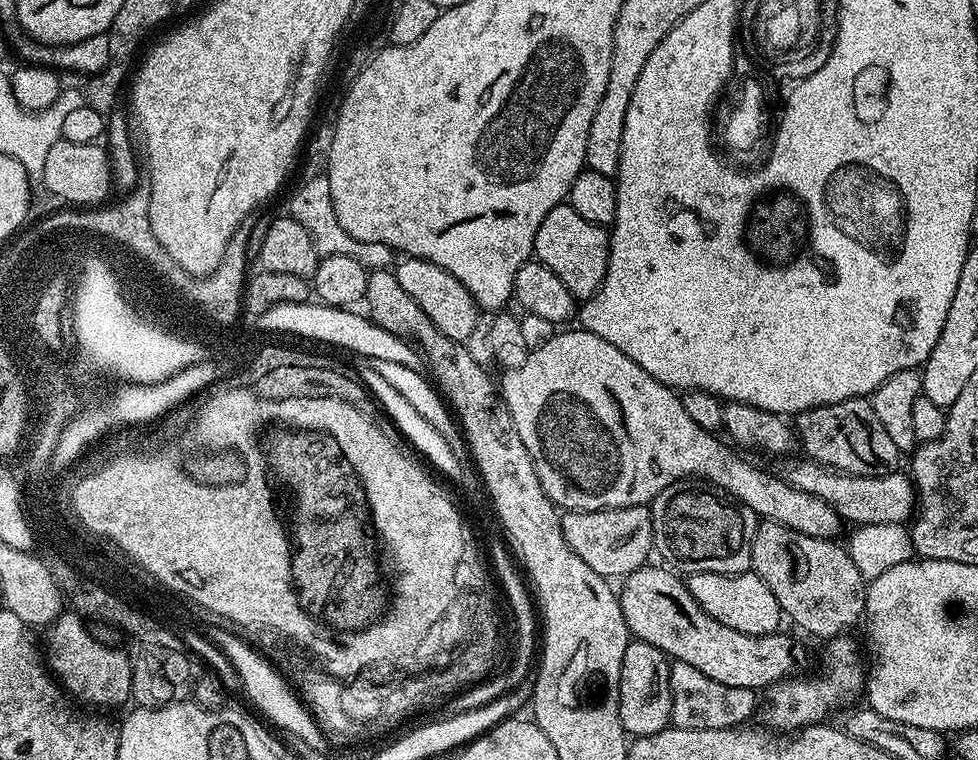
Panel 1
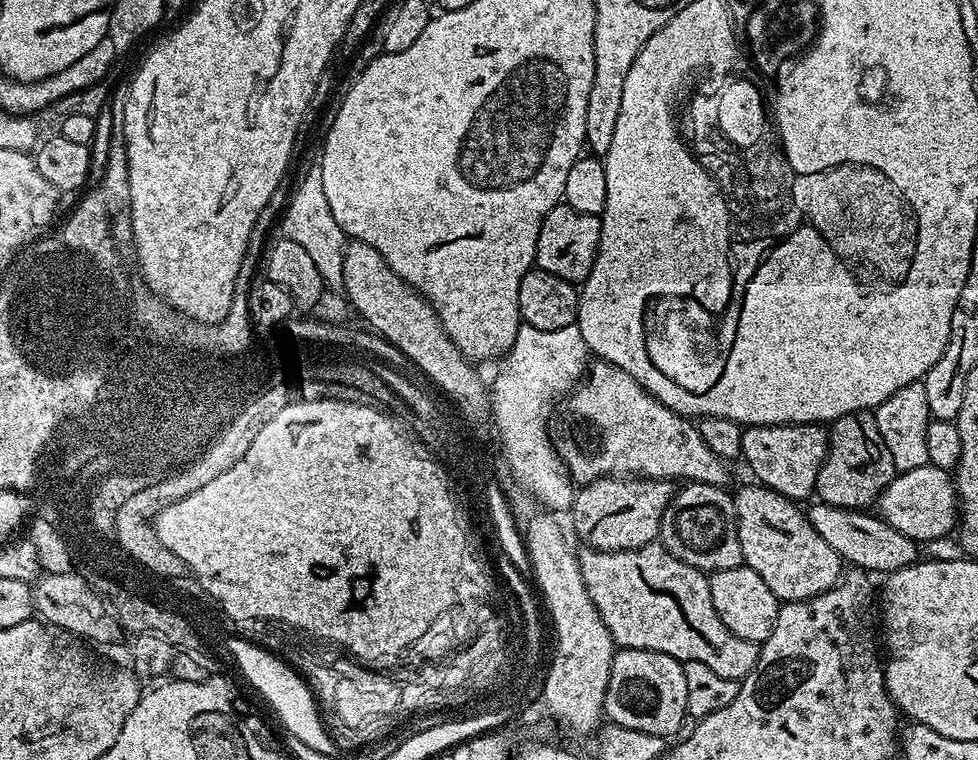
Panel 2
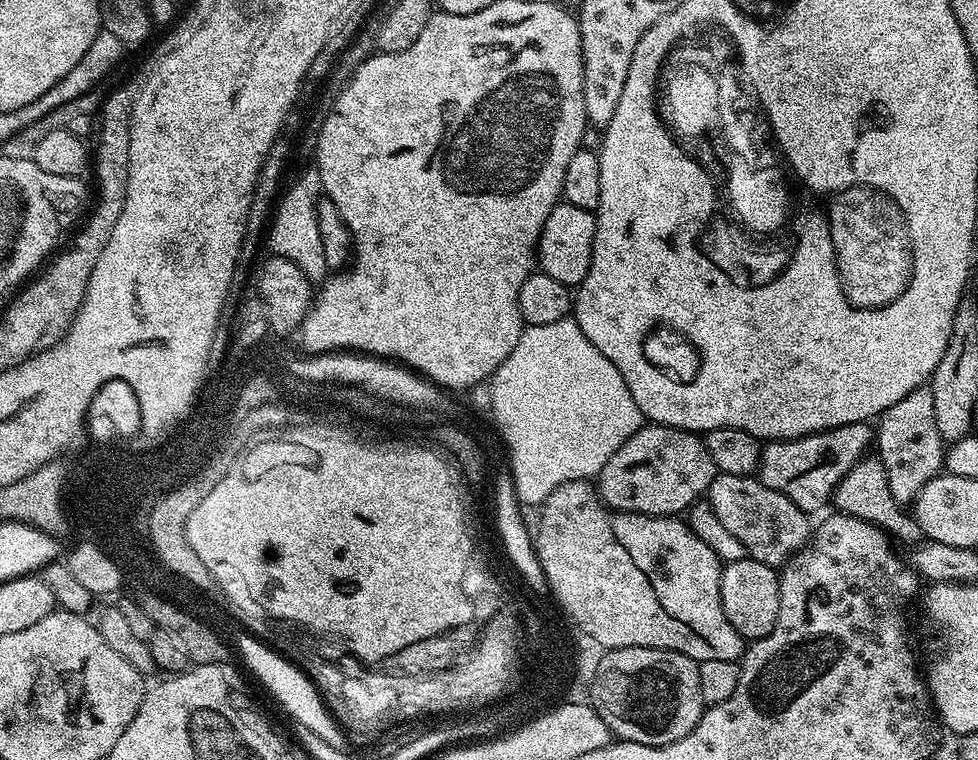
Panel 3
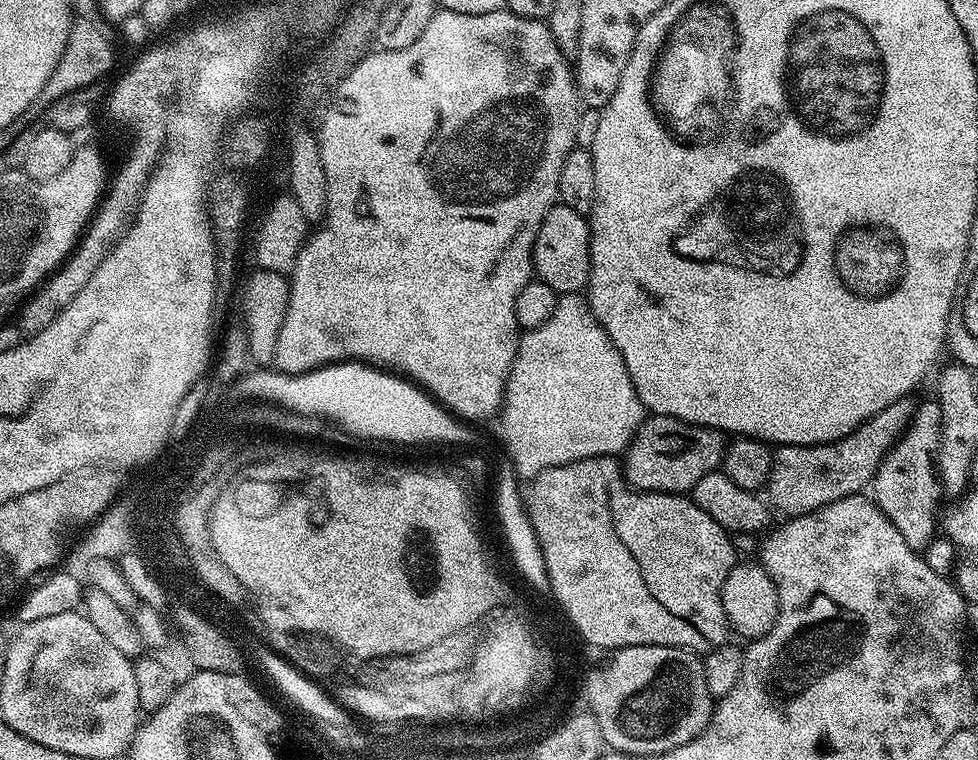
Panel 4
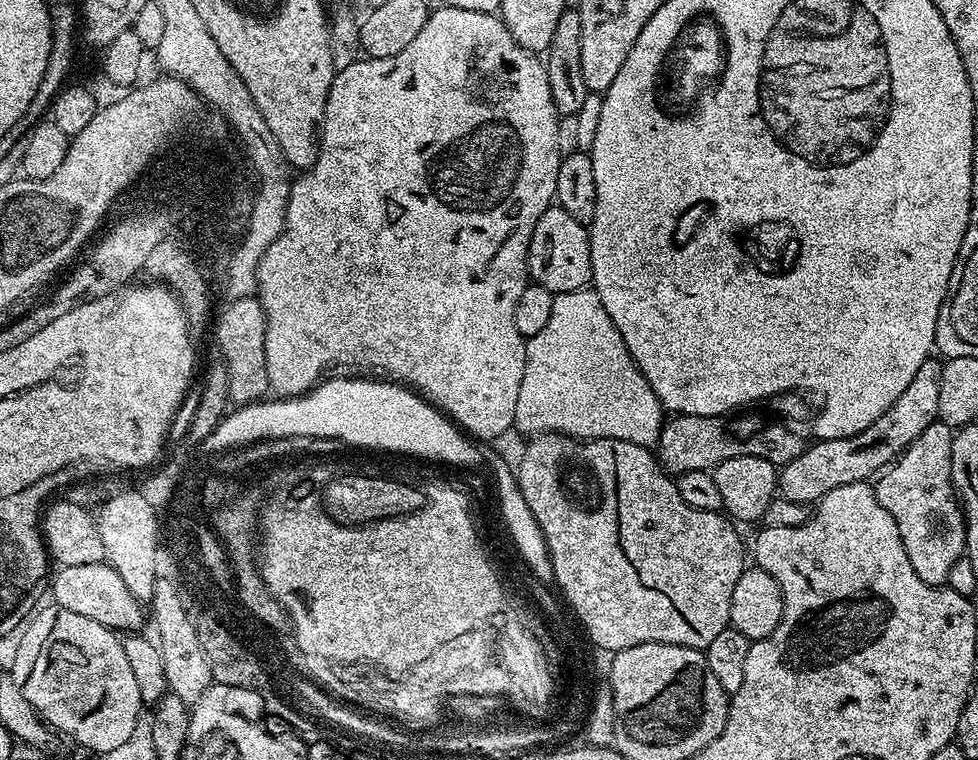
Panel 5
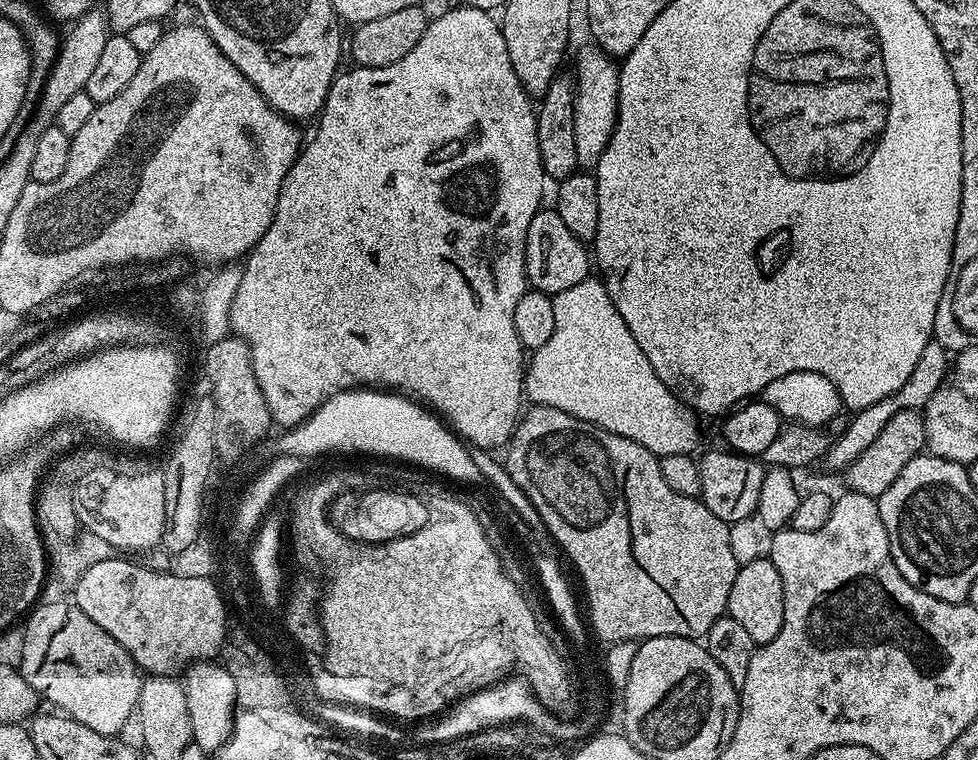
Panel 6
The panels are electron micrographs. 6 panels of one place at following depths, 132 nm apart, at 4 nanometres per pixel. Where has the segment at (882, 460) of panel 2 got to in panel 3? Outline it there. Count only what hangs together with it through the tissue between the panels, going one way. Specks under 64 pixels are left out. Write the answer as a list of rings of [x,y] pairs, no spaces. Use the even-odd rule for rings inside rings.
[[[868,454],[860,460],[838,482],[836,491],[832,494],[831,503],[836,504],[837,513],[853,516],[859,520],[869,520],[871,524],[878,528],[884,529],[889,537],[901,540],[907,546],[915,546],[924,543],[926,537],[922,526],[903,507],[894,502],[894,496],[890,494],[890,482],[886,482],[886,470],[882,466],[879,455]],[[897,536],[897,537],[896,537]]]

